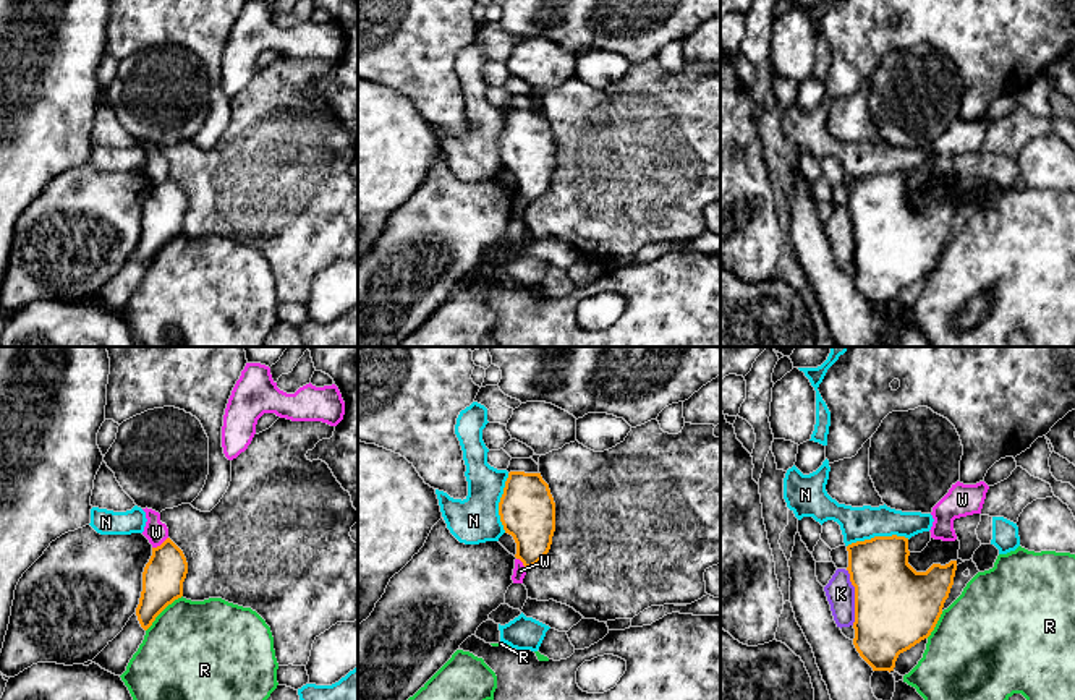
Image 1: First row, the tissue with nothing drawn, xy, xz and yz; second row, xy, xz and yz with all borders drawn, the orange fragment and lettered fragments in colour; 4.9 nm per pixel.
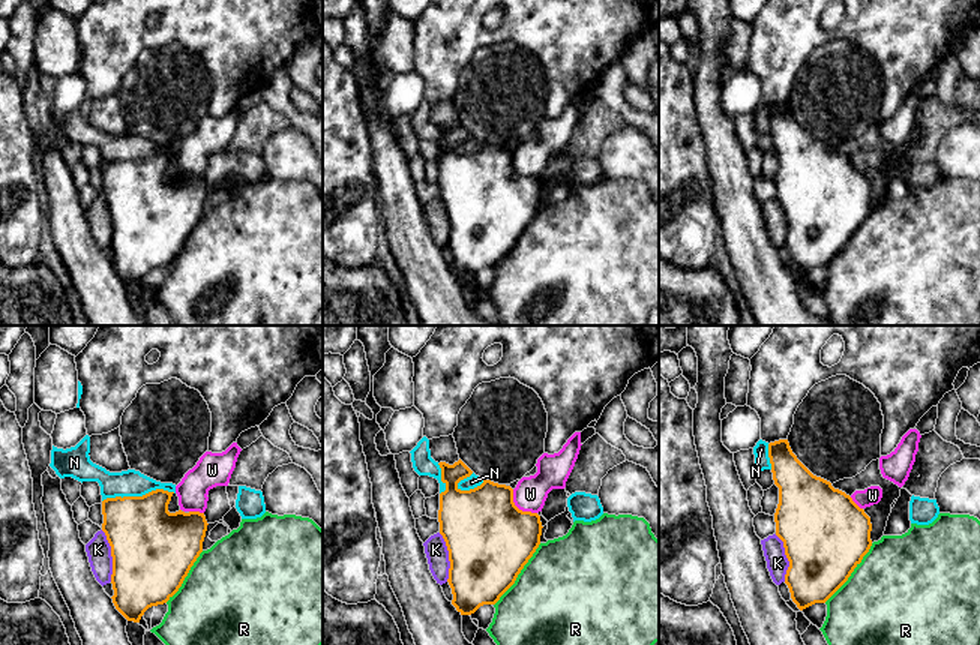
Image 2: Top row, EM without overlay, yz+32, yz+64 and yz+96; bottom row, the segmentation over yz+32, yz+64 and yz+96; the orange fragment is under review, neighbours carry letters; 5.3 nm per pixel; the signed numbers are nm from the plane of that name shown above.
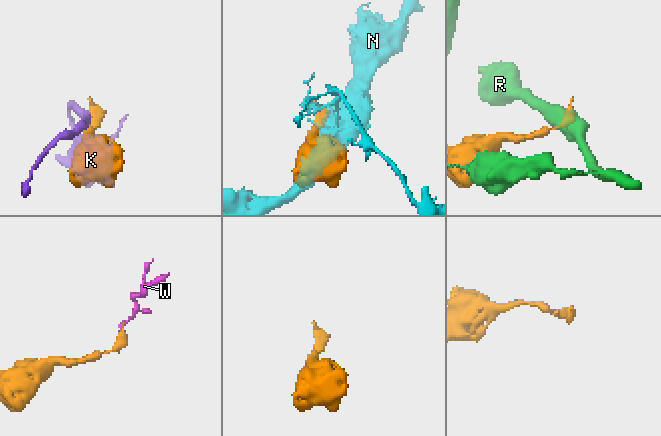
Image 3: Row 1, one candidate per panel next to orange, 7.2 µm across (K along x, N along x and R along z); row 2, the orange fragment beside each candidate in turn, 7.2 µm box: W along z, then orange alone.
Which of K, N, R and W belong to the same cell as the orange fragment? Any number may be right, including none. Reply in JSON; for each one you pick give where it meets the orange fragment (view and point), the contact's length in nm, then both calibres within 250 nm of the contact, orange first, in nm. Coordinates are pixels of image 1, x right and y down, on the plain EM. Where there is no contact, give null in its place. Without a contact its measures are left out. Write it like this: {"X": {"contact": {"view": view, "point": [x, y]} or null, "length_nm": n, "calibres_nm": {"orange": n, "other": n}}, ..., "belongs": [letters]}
{"belongs": []}

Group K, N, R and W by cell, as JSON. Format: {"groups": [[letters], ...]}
{"groups": [["K"], ["N"], ["R"], ["W"]]}

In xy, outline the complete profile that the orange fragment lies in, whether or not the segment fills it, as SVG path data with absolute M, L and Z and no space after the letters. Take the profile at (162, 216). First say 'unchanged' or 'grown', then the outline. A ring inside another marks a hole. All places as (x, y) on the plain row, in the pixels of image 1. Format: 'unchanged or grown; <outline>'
unchanged; M170 175L152 185L152 193L142 209L142 228L136 245L138 258L144 267L168 241L183 233L186 211L186 194Z

